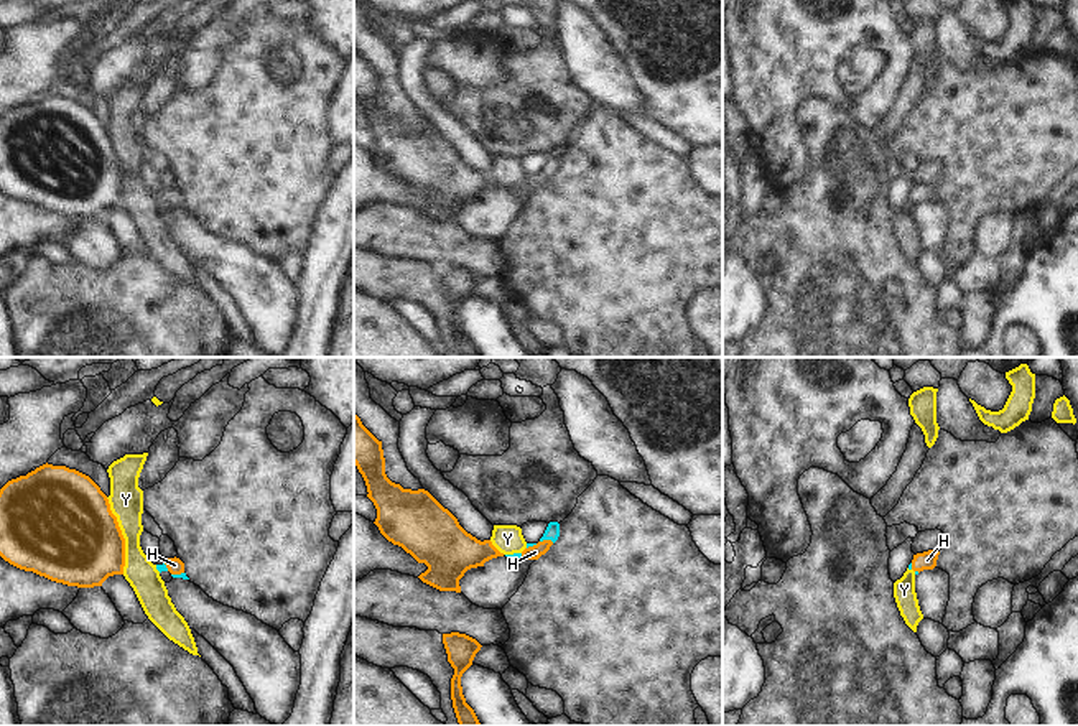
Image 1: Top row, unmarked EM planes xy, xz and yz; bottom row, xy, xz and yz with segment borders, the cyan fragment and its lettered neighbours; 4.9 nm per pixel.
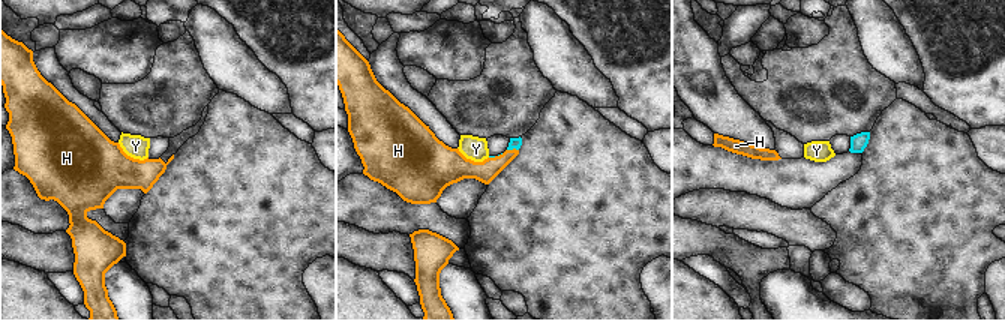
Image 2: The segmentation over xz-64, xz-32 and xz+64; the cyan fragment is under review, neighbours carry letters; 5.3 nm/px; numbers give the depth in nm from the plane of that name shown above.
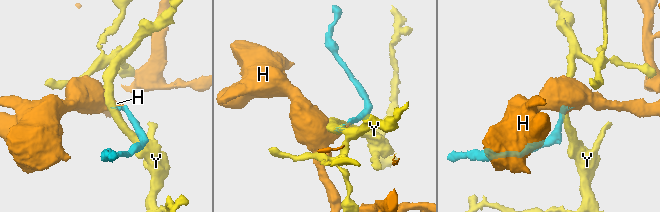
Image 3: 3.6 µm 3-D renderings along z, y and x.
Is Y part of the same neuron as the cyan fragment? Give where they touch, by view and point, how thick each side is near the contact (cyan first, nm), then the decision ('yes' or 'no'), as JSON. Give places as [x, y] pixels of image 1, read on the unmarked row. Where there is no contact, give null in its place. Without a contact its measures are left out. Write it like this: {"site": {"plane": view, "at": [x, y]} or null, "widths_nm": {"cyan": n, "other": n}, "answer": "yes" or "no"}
{"site": {"plane": "xz", "at": [514, 185]}, "widths_nm": {"cyan": 30, "other": 140}, "answer": "no"}

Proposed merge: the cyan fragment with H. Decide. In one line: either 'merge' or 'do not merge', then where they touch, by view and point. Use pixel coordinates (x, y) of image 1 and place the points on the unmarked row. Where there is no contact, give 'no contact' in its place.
merge; meets cyan in xz at (547, 170)

